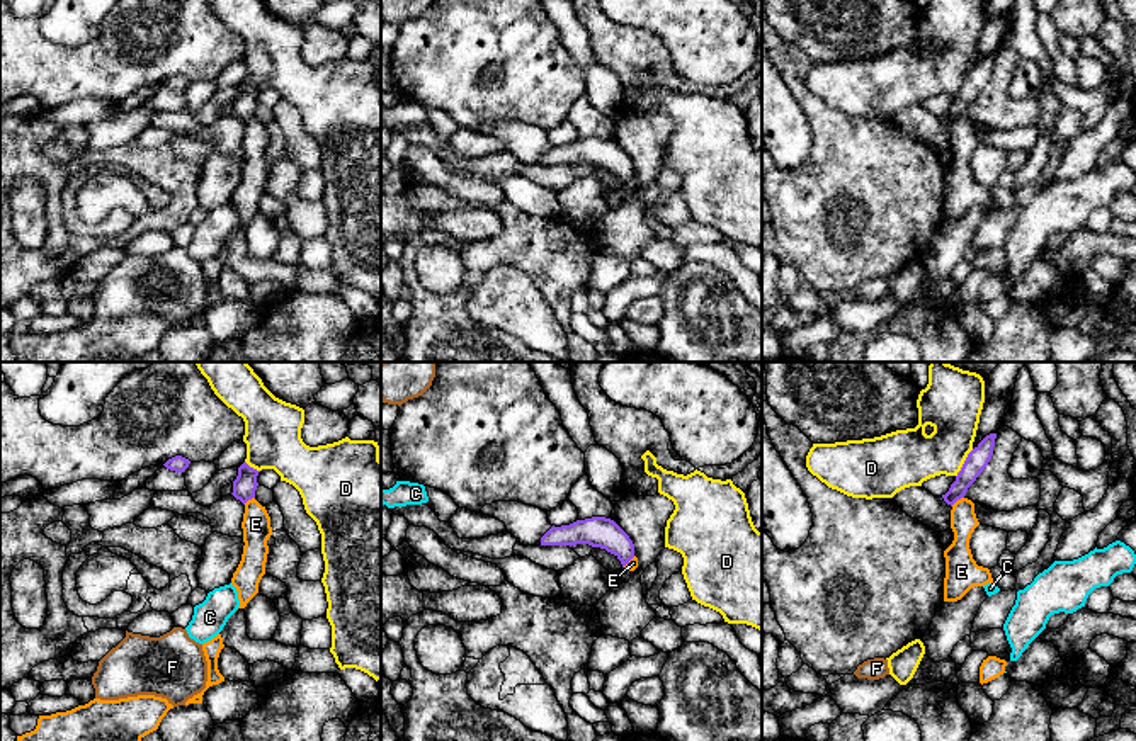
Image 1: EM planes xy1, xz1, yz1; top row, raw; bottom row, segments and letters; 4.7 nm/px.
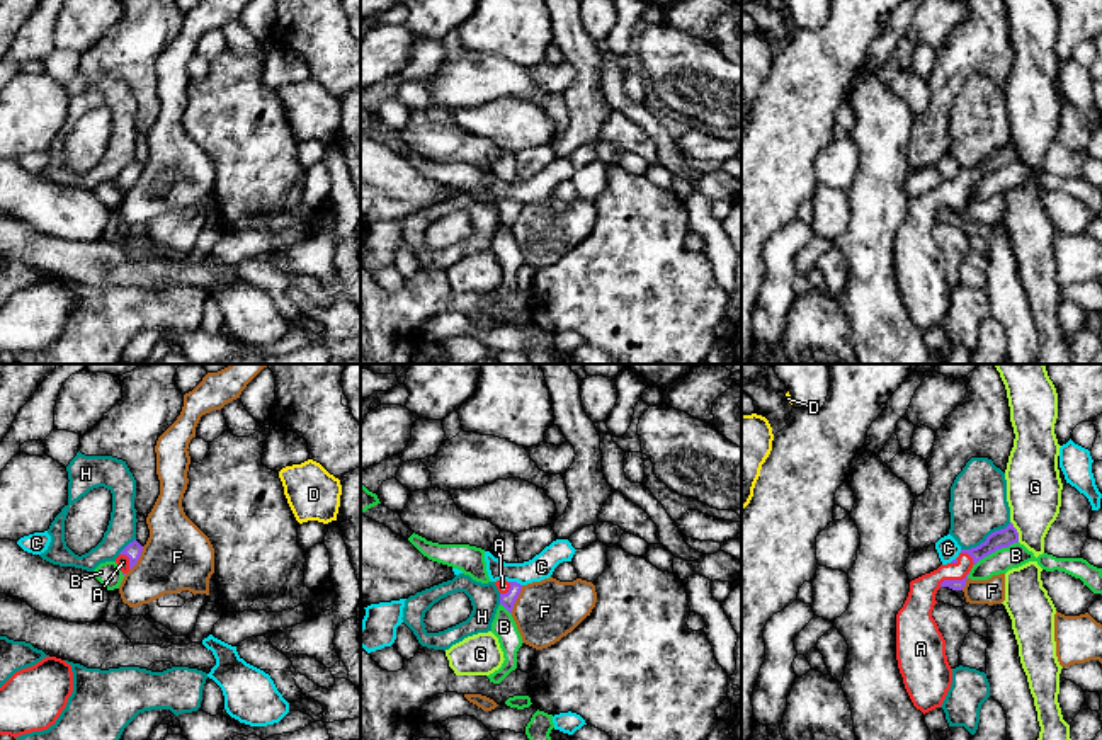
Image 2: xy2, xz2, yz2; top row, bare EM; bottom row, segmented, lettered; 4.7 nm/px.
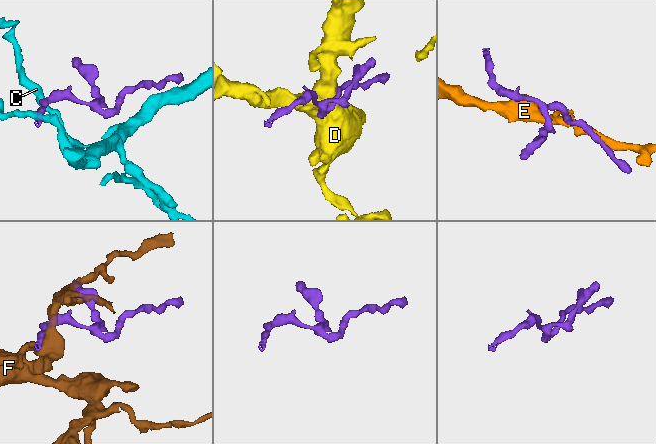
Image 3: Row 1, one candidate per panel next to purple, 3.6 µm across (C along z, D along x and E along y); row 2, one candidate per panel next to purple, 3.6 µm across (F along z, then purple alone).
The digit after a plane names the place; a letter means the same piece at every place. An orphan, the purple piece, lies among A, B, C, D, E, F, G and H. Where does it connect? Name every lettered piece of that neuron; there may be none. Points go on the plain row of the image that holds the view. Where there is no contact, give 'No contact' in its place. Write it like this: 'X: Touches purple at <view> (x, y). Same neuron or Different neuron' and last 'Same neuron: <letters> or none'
A: Touches purple at yz2 (953, 199). Same neuron
B: Touches purple at yz2 (995, 169). Different neuron
C: Touches purple at xz2 (516, 201). Different neuron
D: Touches purple at yz1 (965, 82). Different neuron
E: Touches purple at yz1 (956, 119). Different neuron
F: Touches purple at xz2 (516, 218). Different neuron
G: Touches purple at yz2 (1016, 150). Different neuron
H: Touches purple at yz2 (987, 159). Different neuron
Same neuron: A

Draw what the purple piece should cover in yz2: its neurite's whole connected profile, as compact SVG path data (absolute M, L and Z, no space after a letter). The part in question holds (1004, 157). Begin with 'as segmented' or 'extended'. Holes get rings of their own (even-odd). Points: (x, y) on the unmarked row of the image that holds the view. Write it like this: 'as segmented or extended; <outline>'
extended; M1010 141L980 165L961 168L951 182L910 201L908 216L896 233L896 279L905 308L923 333L942 325L952 303L946 259L932 236L937 209L963 209L980 179L1014 162L1019 162L1019 151Z

